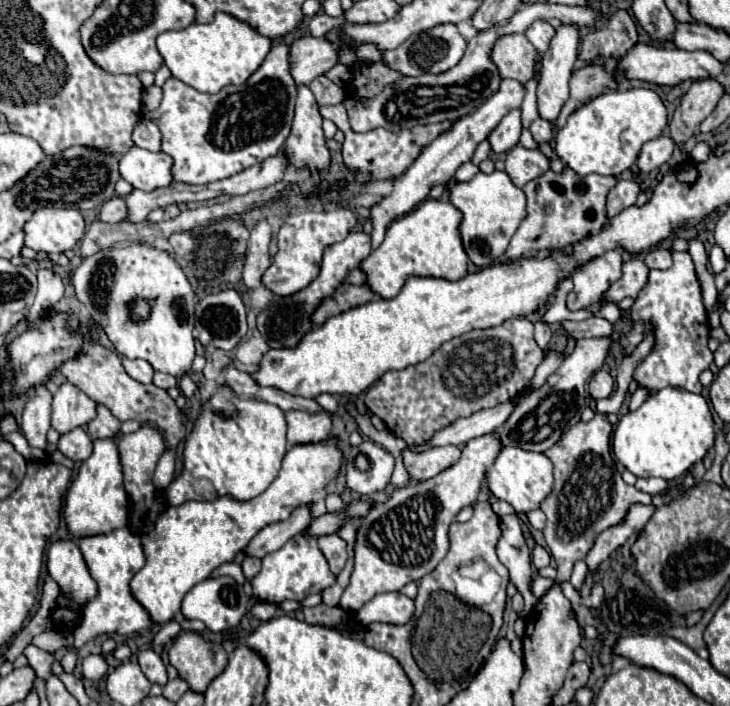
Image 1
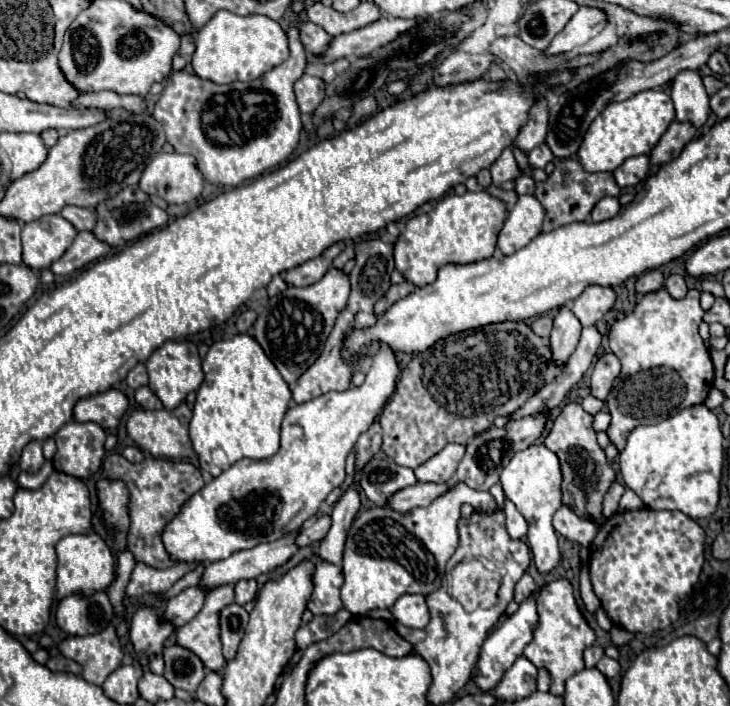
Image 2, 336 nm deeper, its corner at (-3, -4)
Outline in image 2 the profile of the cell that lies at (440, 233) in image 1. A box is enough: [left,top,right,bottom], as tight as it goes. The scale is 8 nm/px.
[393,190,505,286]

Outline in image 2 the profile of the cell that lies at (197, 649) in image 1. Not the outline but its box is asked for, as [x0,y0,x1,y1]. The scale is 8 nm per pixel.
[177,584,235,672]

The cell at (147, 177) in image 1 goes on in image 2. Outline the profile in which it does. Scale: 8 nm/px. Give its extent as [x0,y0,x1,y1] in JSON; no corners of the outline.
[139,152,203,204]

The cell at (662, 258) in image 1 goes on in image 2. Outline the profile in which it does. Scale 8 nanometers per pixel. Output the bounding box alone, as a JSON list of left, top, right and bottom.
[665,274,687,298]

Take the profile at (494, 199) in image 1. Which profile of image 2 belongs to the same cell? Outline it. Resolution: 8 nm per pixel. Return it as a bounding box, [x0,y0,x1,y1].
[497,196,545,254]

